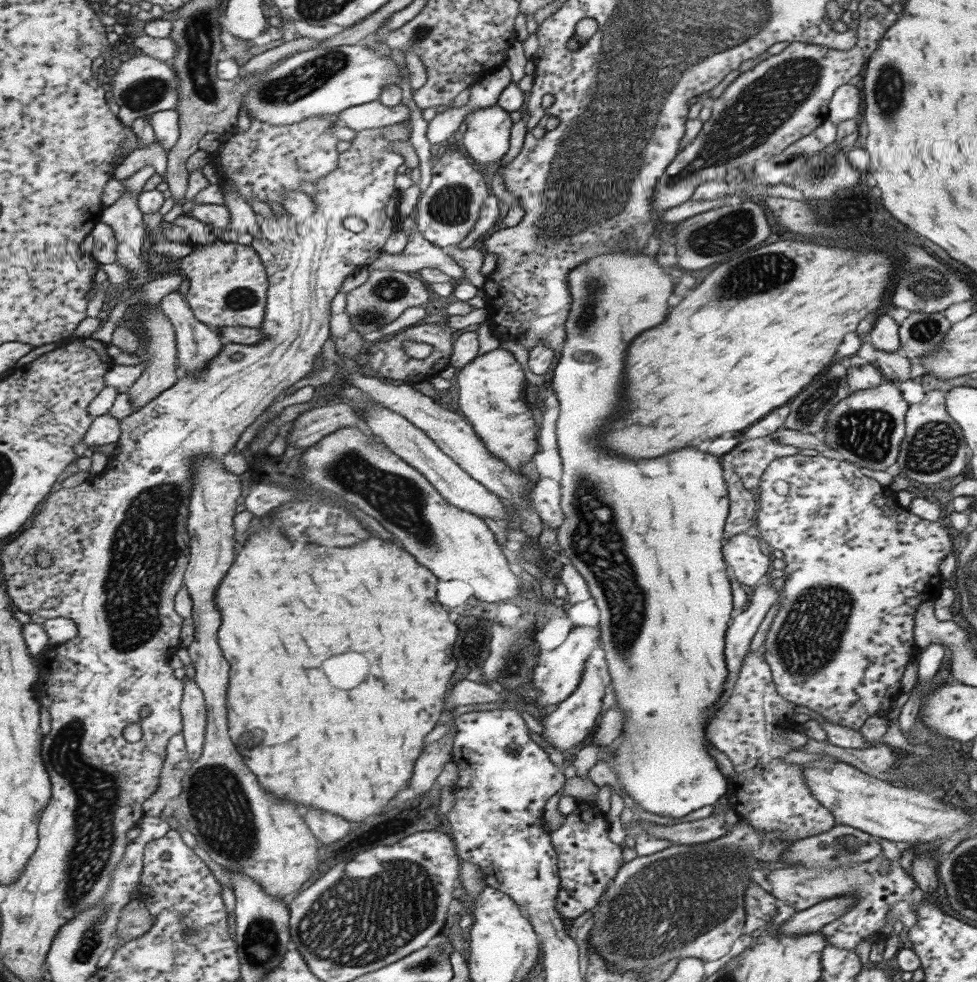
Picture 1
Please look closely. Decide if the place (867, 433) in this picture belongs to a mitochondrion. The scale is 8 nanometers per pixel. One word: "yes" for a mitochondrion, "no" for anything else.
yes

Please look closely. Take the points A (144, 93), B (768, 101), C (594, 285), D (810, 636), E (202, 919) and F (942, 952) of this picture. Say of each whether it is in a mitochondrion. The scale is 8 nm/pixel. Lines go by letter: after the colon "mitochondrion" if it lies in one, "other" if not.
A: mitochondrion
B: mitochondrion
C: mitochondrion
D: mitochondrion
E: other
F: other

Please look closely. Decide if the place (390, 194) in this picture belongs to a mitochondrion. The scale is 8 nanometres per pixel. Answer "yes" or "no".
no

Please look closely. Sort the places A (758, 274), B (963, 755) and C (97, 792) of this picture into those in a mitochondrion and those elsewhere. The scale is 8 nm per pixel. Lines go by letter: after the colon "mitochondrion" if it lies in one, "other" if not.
A: mitochondrion
B: other
C: mitochondrion

